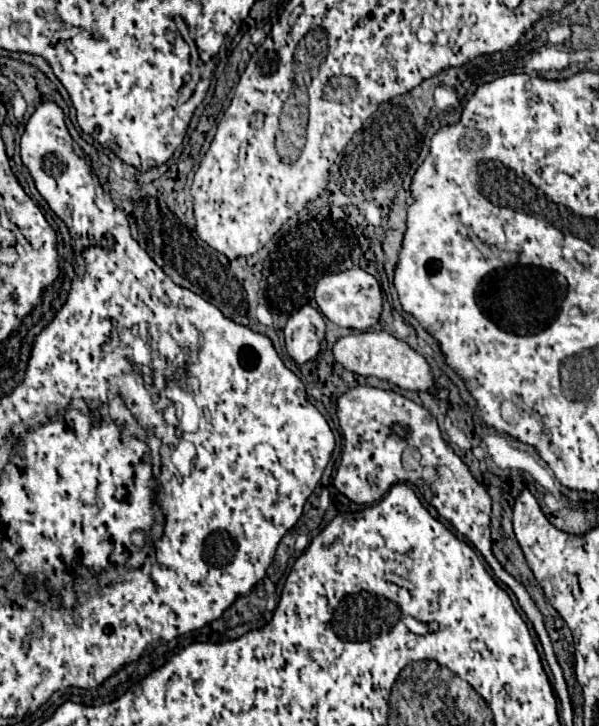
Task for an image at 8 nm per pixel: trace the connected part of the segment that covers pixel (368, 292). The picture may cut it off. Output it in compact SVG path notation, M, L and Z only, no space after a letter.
M349 269L335 275L325 275L315 287L315 301L319 311L339 327L365 331L373 327L383 311L383 293L379 281L363 269Z

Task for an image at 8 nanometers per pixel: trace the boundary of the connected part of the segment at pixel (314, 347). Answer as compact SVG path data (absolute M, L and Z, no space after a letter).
M301 307L285 325L285 347L297 363L315 359L325 339L325 321L315 307Z

